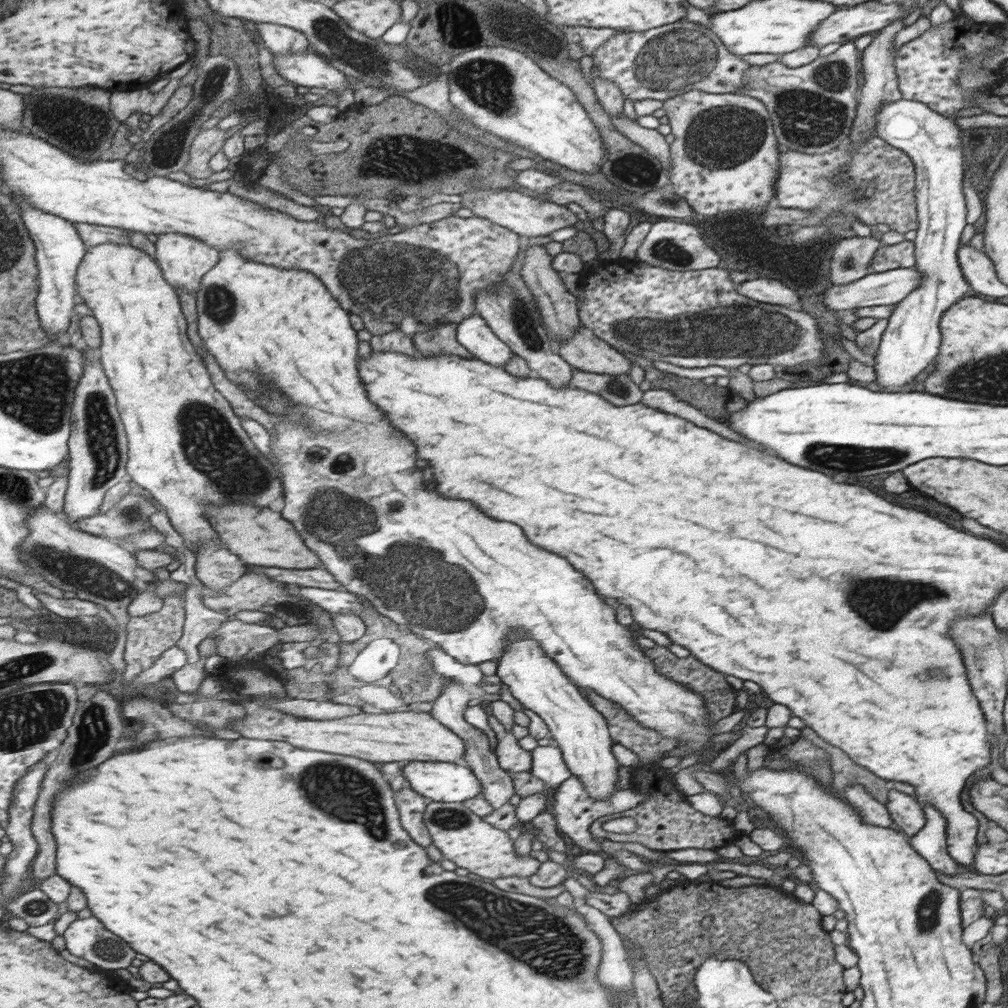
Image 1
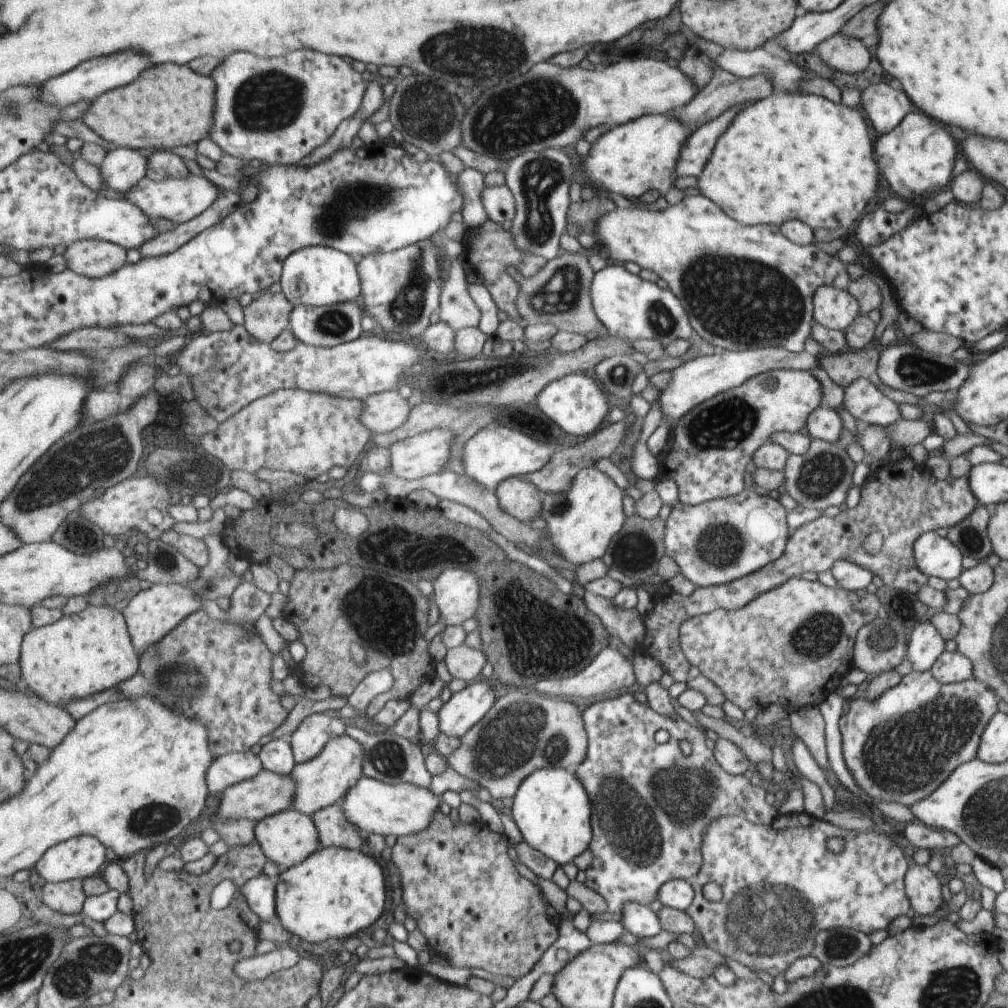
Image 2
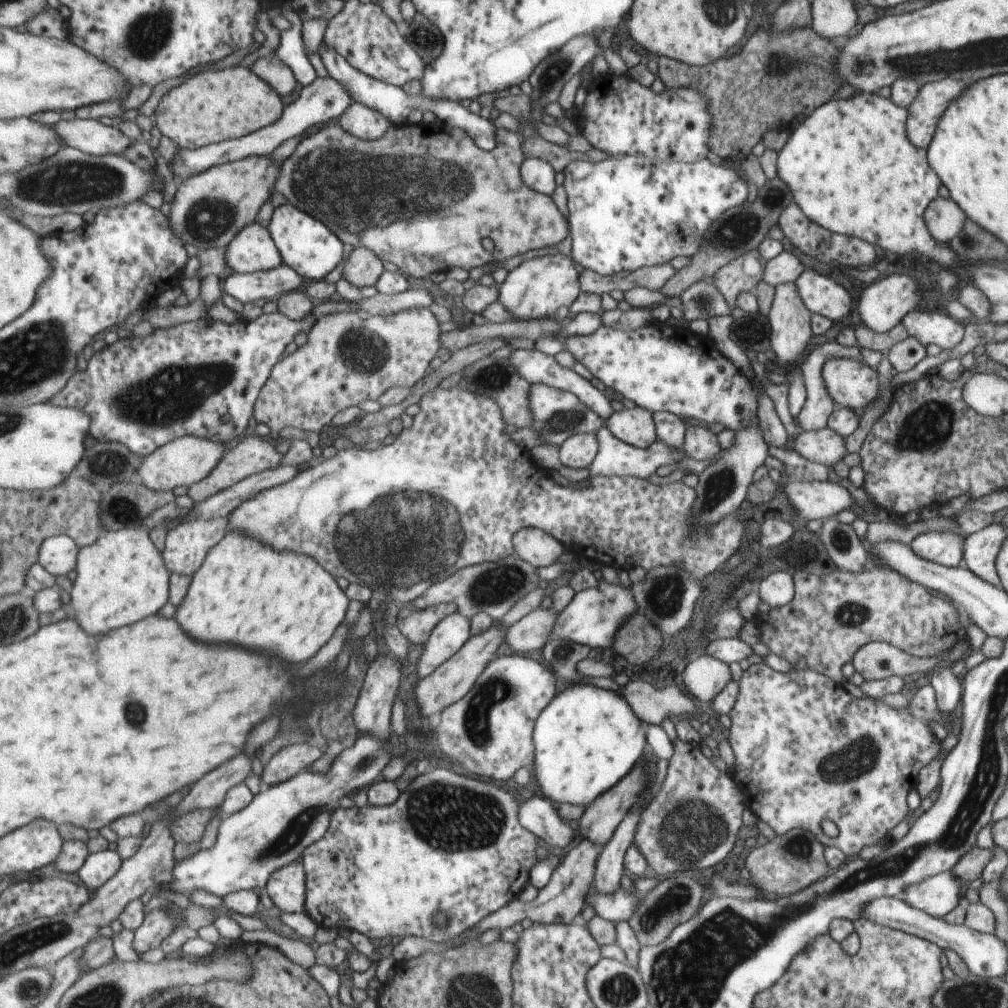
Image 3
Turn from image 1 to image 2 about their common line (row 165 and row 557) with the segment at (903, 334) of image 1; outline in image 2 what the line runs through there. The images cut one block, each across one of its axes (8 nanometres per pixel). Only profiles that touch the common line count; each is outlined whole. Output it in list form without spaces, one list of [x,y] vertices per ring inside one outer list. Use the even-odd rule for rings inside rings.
[[[930,531],[930,534],[922,534],[918,538],[914,550],[917,566],[927,576],[937,576],[946,581],[960,577],[960,572],[962,572],[962,551],[955,543],[950,542],[948,537],[942,537],[936,531]]]

